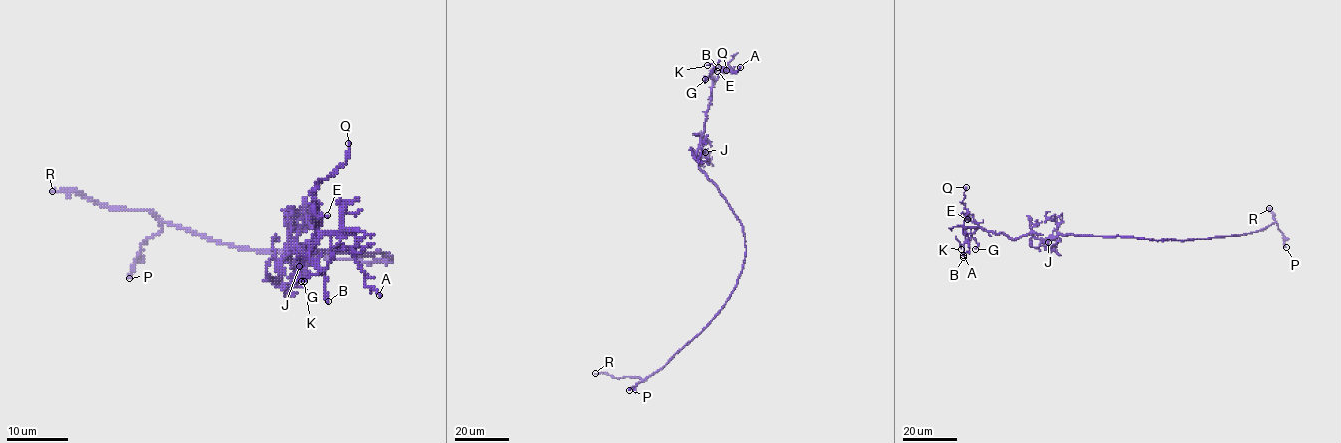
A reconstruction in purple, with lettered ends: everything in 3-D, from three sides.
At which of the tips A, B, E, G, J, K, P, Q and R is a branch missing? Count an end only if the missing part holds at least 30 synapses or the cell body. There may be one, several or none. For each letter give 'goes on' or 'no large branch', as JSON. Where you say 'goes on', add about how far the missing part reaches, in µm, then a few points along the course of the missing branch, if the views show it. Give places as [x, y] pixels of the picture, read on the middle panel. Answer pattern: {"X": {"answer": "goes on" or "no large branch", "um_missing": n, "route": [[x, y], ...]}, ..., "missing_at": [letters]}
{"A": {"answer": "no large branch"}, "B": {"answer": "no large branch"}, "E": {"answer": "no large branch"}, "G": {"answer": "no large branch"}, "J": {"answer": "no large branch"}, "K": {"answer": "no large branch"}, "P": {"answer": "no large branch"}, "Q": {"answer": "no large branch"}, "R": {"answer": "goes on", "um_missing": 15, "route": [[595, 373], [584, 371], [565, 356], [561, 356]]}, "missing_at": ["R"]}

